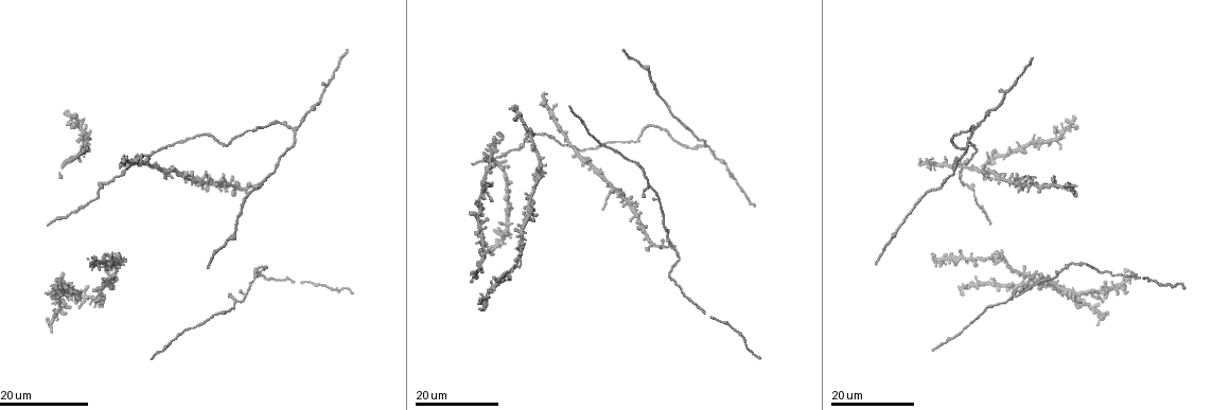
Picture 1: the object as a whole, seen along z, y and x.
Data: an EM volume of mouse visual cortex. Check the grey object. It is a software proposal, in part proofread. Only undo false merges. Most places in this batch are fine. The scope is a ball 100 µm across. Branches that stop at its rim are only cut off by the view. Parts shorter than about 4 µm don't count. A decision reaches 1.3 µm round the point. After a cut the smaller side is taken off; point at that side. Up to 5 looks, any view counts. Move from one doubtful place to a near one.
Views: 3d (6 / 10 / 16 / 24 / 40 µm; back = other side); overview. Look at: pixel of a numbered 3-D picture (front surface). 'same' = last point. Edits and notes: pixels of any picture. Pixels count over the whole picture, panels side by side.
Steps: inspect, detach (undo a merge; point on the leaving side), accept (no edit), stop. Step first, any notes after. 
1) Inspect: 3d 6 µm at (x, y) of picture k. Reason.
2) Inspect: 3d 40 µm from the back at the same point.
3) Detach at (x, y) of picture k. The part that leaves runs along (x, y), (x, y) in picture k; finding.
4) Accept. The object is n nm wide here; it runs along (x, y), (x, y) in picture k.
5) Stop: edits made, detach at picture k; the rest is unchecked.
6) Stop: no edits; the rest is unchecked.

Inspect: 3d 16 µm at (1162, 285) of picture 1. Thick turns thin.

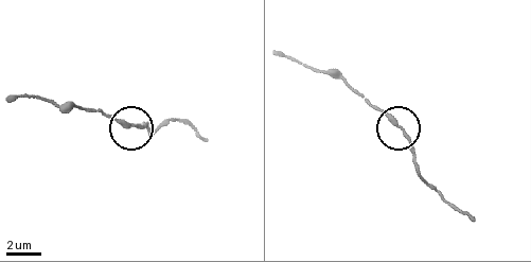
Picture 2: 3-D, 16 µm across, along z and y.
Inspect: 3d 6 µm at (138, 126) of picture 2. Closer look.

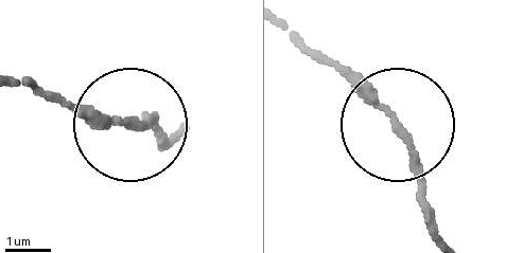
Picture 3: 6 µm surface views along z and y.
Accept. The object is 180 nm wide here; it runs along (282, 24), (385, 115), (431, 237) in picture 3; all the same neuron.

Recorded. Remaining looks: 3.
Inspect: 3d 16 µm at (197, 179) of picture 1. Three arms meet.

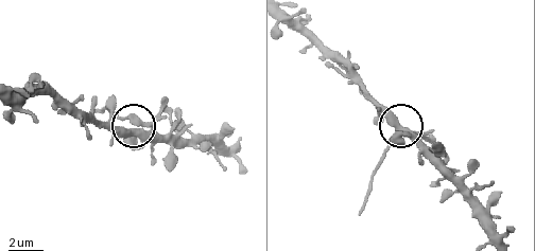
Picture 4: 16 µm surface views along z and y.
Inspect: 3d 10 µm at (138, 121) of picture 4. Zoom in.

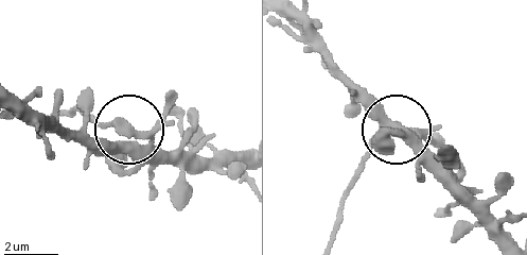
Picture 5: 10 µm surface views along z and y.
Detach at (108, 124) of picture 5. 3 arms meet here; the part that leaves runs along (145, 134), (62, 108) in picture 5; two neurons meet here.

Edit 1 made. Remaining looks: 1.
Stop: edits made, detach at picture 5; the rest is unchecked.

